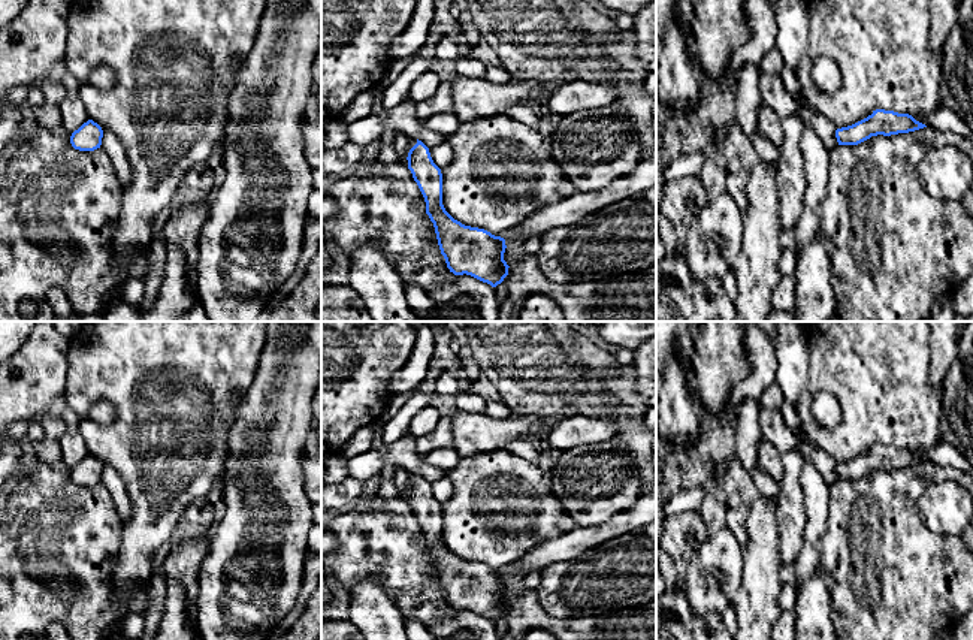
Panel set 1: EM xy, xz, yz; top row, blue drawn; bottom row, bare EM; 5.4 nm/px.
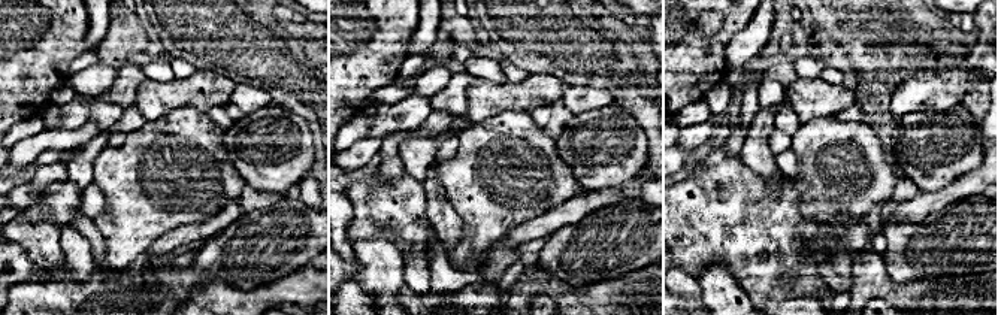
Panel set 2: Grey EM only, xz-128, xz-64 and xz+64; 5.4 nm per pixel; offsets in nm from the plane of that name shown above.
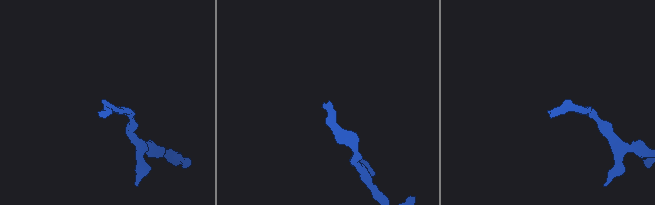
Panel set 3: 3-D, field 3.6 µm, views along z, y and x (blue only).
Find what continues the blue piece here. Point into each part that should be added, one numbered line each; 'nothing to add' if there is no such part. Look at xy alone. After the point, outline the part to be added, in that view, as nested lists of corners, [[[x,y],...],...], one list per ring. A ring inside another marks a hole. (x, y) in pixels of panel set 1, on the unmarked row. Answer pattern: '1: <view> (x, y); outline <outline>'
nothing to add

